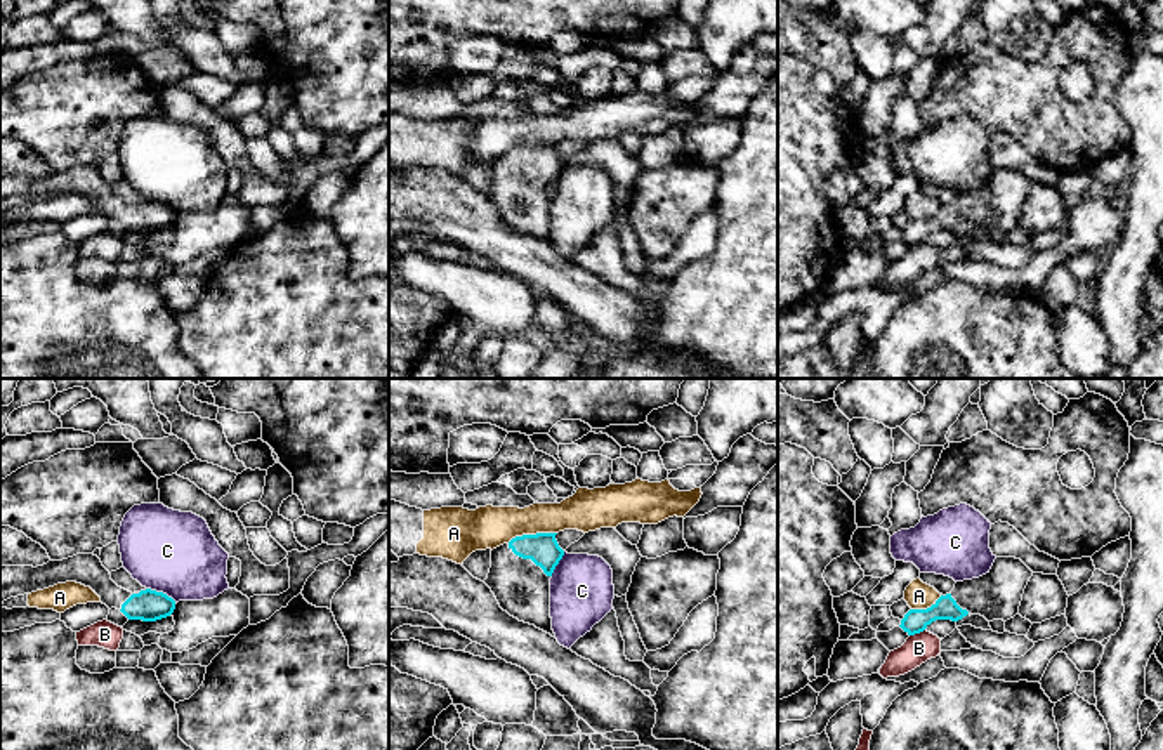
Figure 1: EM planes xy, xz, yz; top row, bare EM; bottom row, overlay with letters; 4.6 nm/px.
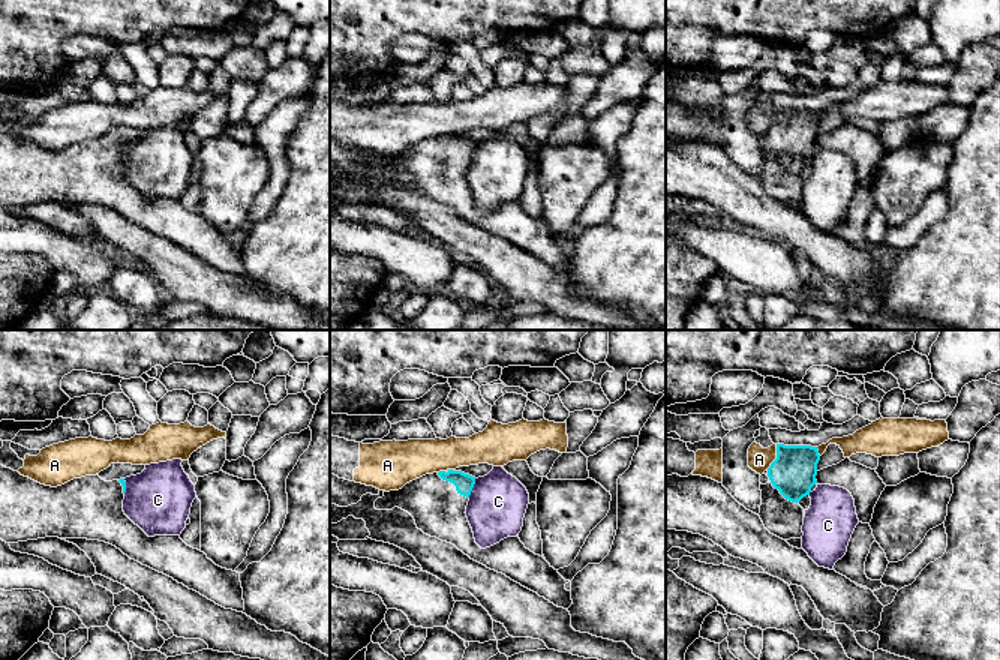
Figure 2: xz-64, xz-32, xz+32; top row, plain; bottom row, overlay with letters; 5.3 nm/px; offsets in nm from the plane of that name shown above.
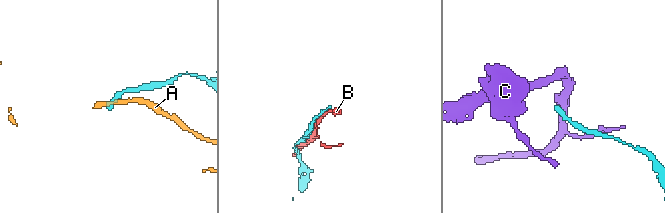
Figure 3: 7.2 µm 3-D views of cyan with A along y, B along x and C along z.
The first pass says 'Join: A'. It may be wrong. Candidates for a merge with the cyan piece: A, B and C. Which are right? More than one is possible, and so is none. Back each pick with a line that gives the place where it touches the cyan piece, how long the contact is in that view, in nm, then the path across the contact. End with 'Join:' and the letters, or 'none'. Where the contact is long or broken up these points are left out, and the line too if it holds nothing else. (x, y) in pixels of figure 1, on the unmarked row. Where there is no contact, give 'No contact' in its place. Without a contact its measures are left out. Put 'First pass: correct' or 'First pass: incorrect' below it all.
Join: none
First pass: incorrect

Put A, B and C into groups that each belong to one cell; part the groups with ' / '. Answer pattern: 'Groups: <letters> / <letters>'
Groups: A / B / C

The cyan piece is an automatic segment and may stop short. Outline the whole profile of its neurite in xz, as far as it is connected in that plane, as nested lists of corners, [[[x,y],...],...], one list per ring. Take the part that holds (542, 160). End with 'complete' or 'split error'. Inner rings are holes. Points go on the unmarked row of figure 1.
[[[522,146],[493,160],[484,191],[503,222],[552,248],[550,189],[564,167],[555,146]]]; split error

